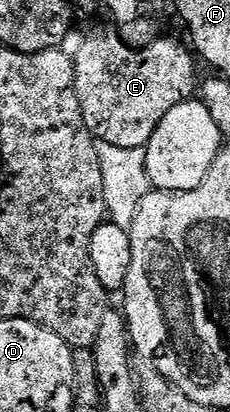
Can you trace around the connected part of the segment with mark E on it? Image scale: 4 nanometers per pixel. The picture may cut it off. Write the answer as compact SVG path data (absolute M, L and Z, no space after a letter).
M111 28L94 31L77 50L74 50L76 91L82 104L86 128L92 137L106 144L114 144L114 148L145 148L170 109L197 97L198 58L187 45L185 46L176 38L161 36L148 46L136 49L120 38L120 32L116 28Z

